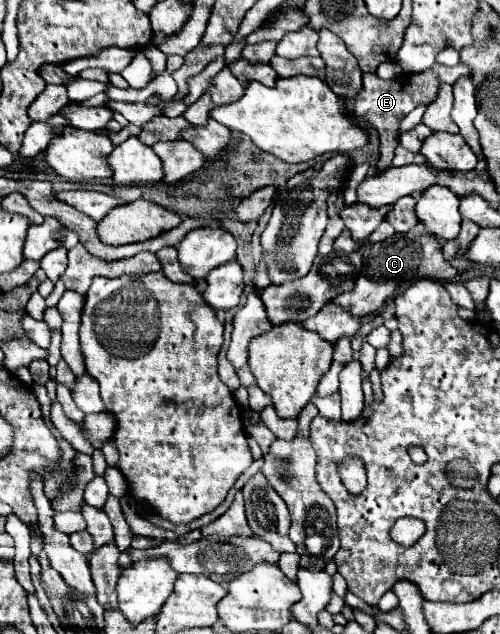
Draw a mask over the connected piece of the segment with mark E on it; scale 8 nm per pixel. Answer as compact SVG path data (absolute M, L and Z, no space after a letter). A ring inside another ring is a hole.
M459 63L457 67L445 67L445 65L433 65L423 73L415 73L415 75L405 75L401 79L393 79L393 81L383 81L379 79L375 73L365 73L363 75L363 89L359 91L359 95L355 97L355 117L365 119L369 125L373 125L379 131L379 139L381 139L381 147L379 147L379 163L377 169L385 171L391 167L393 155L395 155L395 147L397 143L397 135L399 135L399 123L401 119L413 111L417 105L429 105L439 91L441 83L449 83L453 85L455 79L463 77L463 75L473 75L473 71L465 65Z

